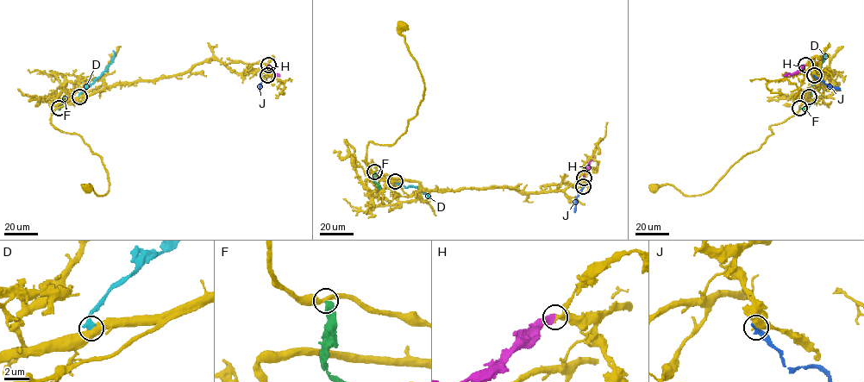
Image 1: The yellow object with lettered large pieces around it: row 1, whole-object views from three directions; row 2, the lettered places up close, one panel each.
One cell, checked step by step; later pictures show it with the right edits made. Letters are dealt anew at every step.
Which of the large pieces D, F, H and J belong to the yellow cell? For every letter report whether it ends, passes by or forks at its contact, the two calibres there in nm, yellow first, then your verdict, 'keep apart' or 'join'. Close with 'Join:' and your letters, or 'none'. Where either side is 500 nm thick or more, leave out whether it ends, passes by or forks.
D: calibres 600 and 550 nm; keep apart
F: it ends; calibres 360 and 380 nm; keep apart
H: it ends; calibres 360 and 320 nm; join
J: calibres 650 and 440 nm; keep apart
Join: H

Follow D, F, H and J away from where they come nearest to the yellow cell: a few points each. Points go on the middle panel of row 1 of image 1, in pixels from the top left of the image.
D: (395, 181), (405, 187), (419, 187), (428, 196)
F: (374, 172), (378, 189)
H: (584, 178), (590, 162), (595, 156)
J: (583, 186), (576, 198), (574, 212)

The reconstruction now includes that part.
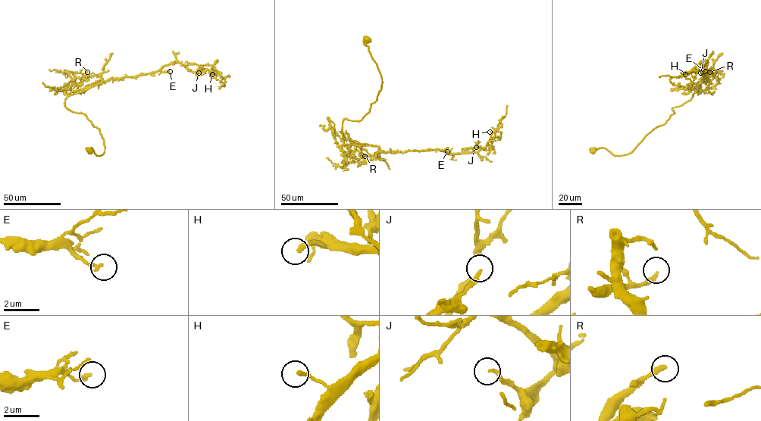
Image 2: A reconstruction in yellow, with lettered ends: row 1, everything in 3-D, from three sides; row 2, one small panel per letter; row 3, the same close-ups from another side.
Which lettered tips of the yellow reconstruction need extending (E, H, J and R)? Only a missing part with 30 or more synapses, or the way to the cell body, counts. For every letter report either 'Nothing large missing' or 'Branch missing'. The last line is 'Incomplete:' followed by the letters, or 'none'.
E: Nothing large missing
H: Nothing large missing
J: Nothing large missing
R: Nothing large missing
Incomplete: none

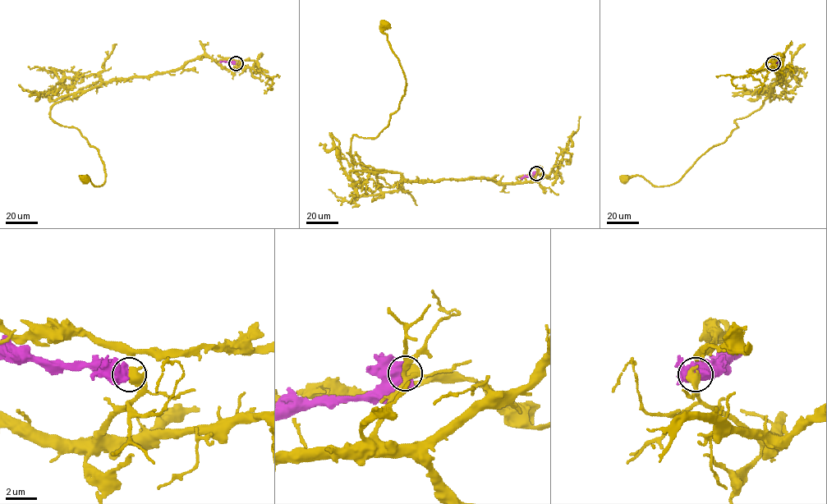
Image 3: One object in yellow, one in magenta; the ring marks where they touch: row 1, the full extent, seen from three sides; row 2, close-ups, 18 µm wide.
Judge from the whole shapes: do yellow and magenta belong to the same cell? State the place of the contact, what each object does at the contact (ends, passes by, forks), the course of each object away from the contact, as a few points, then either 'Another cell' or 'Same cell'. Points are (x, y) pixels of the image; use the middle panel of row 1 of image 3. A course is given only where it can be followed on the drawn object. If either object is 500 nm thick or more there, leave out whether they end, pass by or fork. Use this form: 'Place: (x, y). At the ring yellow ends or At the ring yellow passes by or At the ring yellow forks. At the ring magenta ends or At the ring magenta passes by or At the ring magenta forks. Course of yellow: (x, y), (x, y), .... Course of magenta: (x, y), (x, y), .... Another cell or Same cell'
Place: (536, 173). Course of yellow: (537, 173), (509, 183), (407, 180), (354, 163), (352, 136), (374, 138), (404, 93), (386, 25). Course of magenta: (536, 173), (521, 178). Another cell

